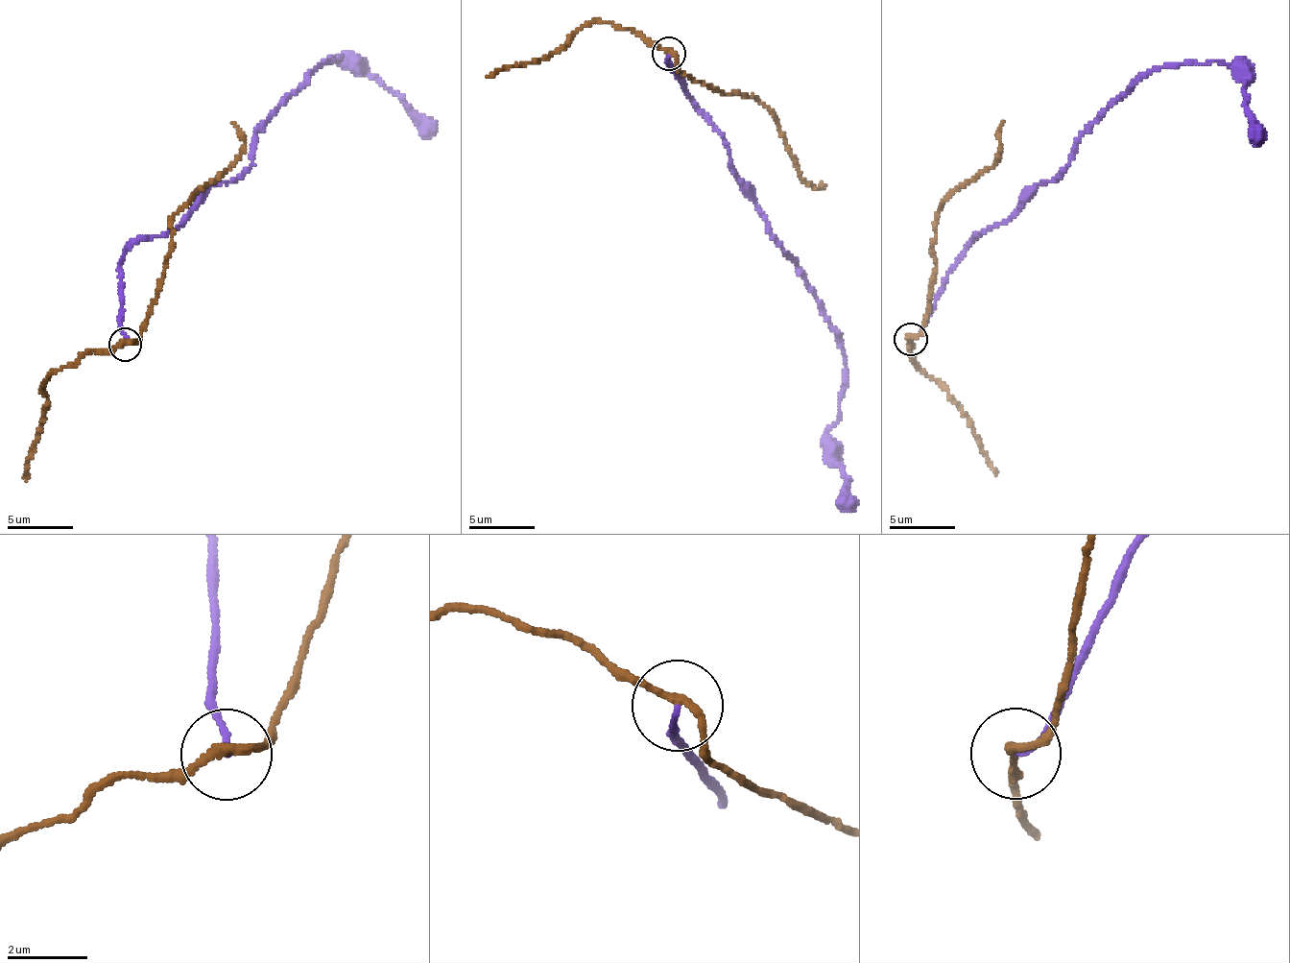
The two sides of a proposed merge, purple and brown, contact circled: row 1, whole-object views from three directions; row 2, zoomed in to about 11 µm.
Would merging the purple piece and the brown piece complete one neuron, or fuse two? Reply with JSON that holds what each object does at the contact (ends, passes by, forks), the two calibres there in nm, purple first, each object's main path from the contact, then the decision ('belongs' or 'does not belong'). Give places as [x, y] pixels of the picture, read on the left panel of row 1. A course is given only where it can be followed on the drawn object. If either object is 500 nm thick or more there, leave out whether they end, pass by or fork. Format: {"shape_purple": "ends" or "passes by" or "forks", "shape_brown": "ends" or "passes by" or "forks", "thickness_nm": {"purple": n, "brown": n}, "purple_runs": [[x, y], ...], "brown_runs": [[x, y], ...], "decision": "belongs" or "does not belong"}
{"shape_purple": "ends", "shape_brown": "passes by", "thickness_nm": {"purple": 130, "brown": 170}, "purple_runs": [[125, 344], [127, 250], [238, 178], [318, 66], [341, 56], [430, 137]], "brown_runs": [[125, 344], [137, 340], [152, 310], [164, 270], [172, 220], [236, 159], [245, 136], [232, 123]], "decision": "does not belong"}

